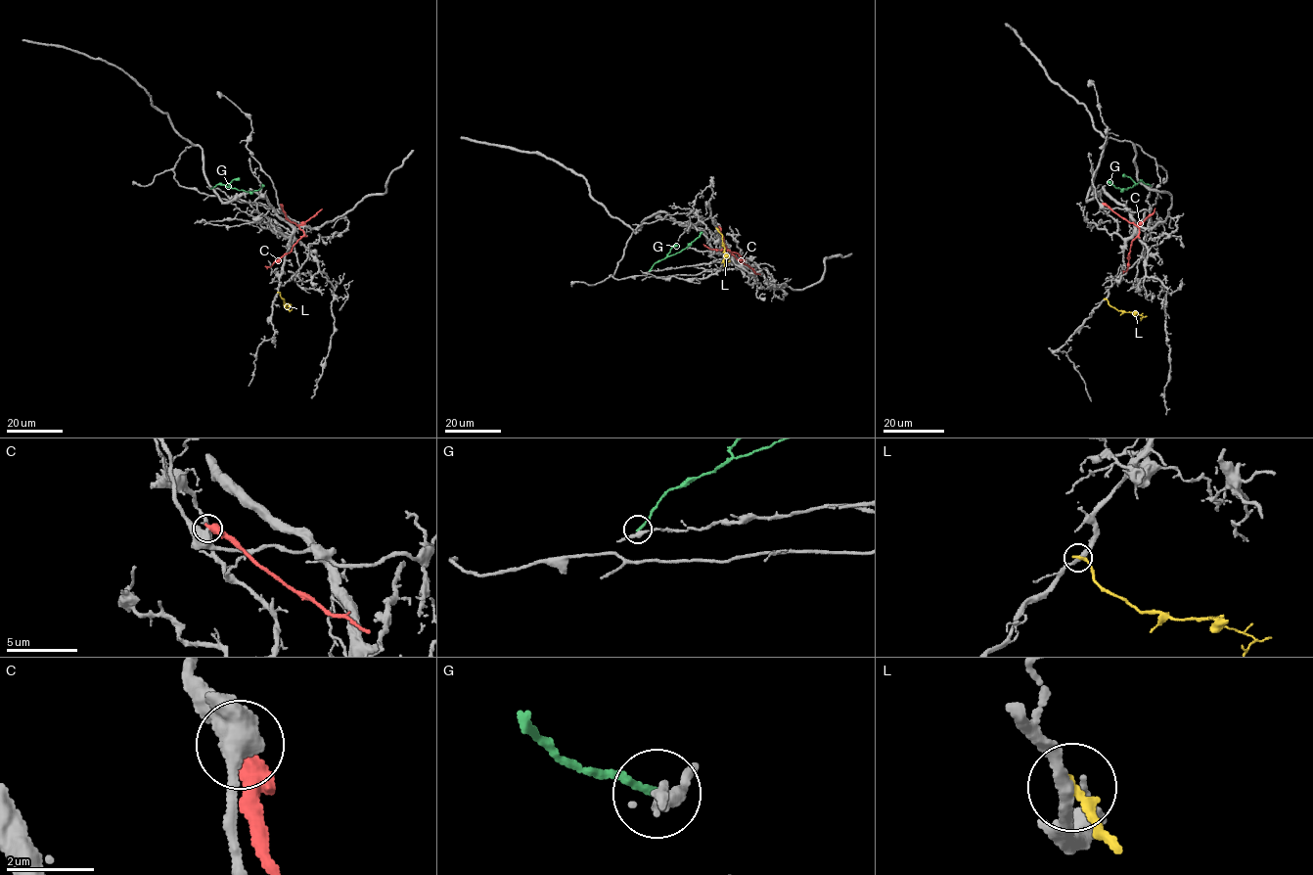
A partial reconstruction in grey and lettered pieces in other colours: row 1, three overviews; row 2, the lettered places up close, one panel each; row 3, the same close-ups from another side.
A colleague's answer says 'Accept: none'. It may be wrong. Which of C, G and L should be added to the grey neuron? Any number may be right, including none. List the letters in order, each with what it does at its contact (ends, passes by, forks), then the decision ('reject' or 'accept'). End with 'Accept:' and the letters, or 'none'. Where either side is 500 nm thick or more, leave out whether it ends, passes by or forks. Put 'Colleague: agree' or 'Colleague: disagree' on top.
Colleague: agree
C: reject
G: it ends | reject
L: it ends | reject
Accept: none

